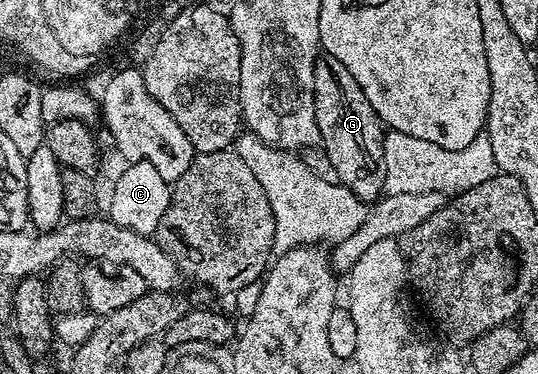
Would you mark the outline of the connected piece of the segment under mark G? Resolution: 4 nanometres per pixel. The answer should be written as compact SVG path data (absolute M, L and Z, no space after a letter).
M318 57L313 62L313 108L321 138L319 146L326 151L338 183L351 189L351 193L366 205L376 203L385 190L383 124L375 109L371 109L363 89L359 89L355 77L351 77L339 61Z

